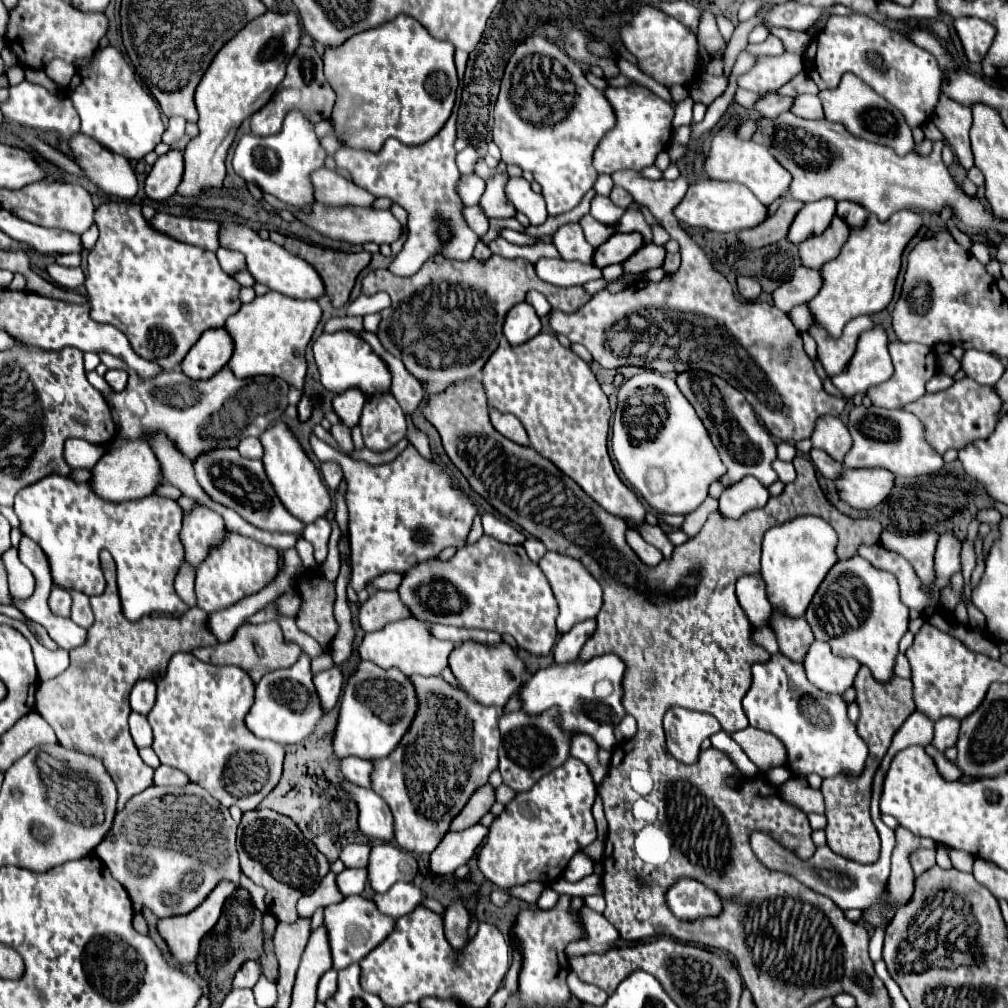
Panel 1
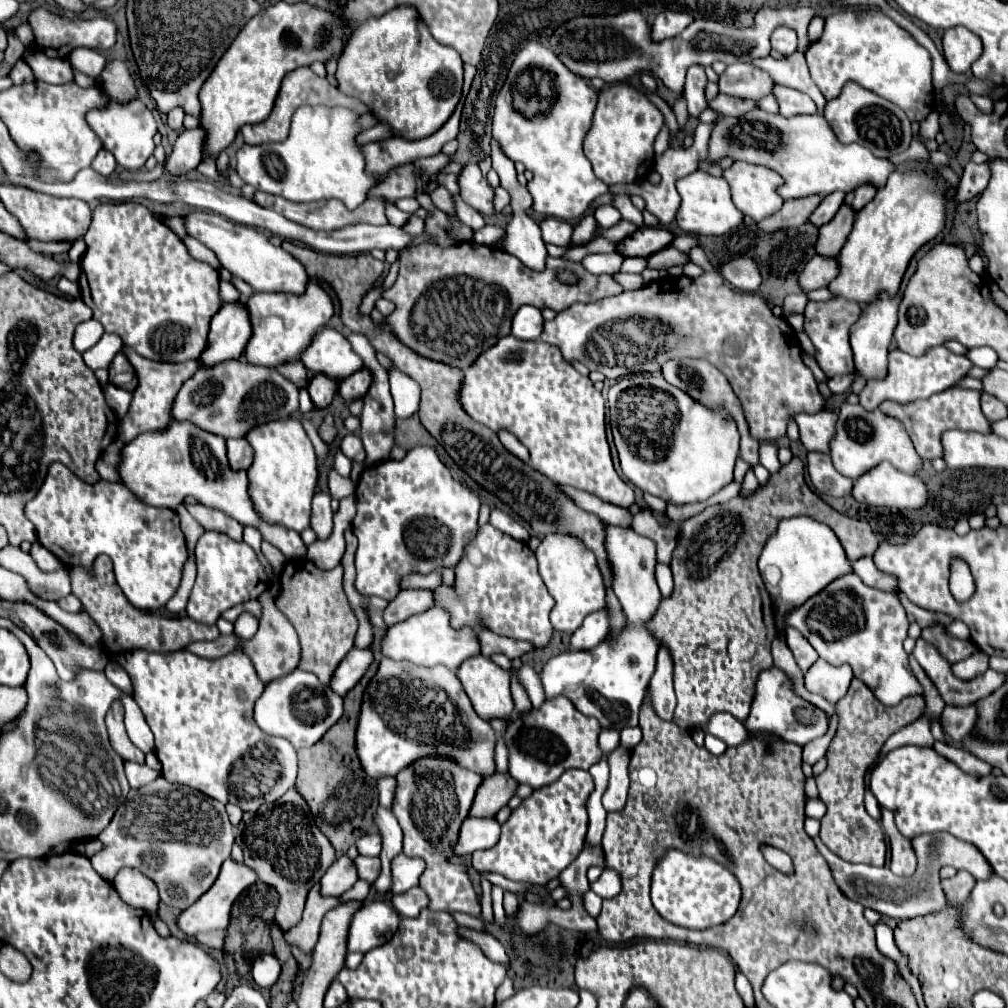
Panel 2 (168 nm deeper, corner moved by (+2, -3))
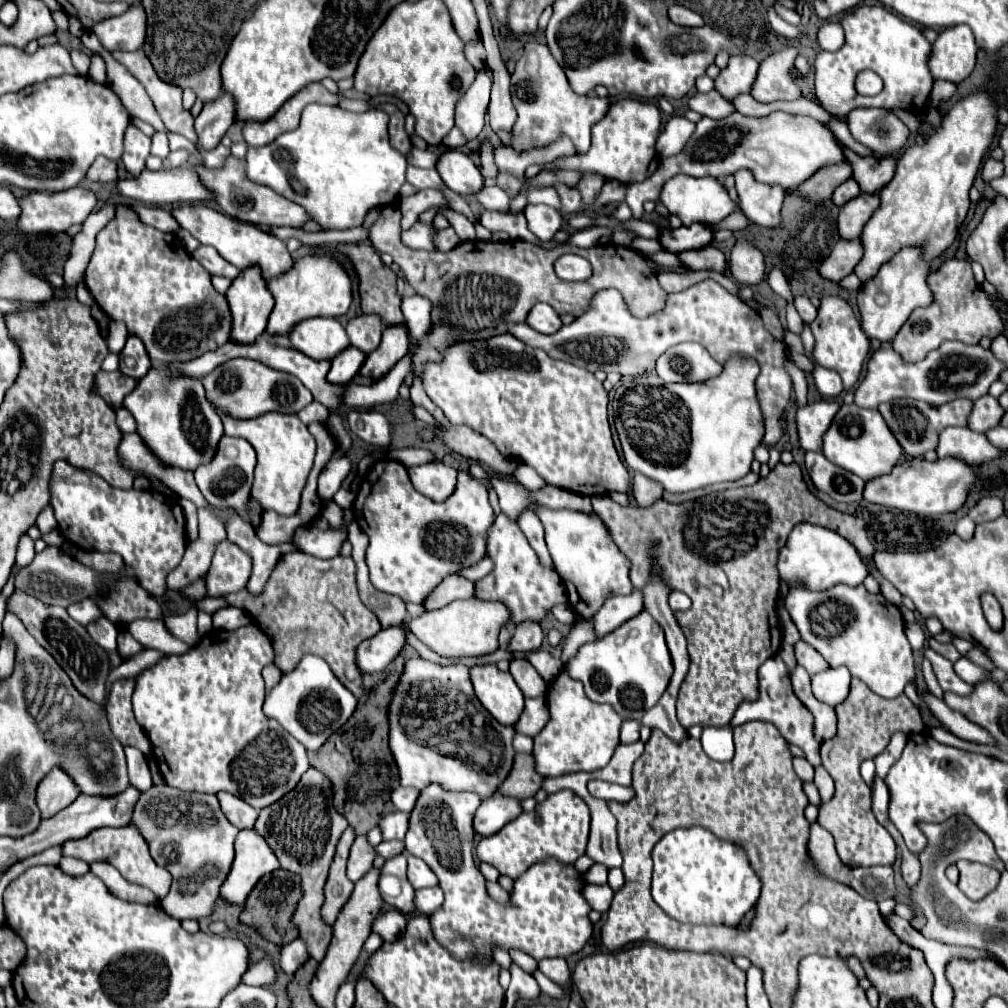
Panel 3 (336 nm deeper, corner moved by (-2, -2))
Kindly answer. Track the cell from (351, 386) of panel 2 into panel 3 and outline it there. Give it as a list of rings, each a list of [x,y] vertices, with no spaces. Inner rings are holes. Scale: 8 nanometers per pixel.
[[[390,326],[382,334],[382,342],[378,350],[370,352],[360,368],[360,376],[364,378],[380,378],[390,372],[390,368],[408,352],[408,330],[404,326]]]

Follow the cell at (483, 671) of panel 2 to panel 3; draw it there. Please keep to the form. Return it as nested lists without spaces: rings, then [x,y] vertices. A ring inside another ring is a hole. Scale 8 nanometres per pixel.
[[[480,664],[470,668],[470,678],[482,706],[498,722],[512,726],[524,708],[524,696],[510,672],[498,670],[496,664]]]

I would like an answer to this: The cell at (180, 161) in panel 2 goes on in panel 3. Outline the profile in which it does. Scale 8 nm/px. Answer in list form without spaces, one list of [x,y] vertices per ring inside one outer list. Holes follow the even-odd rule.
[[[222,94],[222,98],[204,104],[200,116],[194,120],[194,128],[198,134],[198,146],[202,150],[214,150],[226,130],[234,122],[234,100],[228,98],[228,94]]]

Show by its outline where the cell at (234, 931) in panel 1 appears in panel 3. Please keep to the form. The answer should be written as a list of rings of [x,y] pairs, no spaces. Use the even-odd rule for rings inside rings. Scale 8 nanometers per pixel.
[[[274,870],[254,886],[250,896],[246,898],[244,910],[240,914],[240,922],[256,928],[266,940],[272,940],[272,944],[286,946],[296,938],[294,926],[290,926],[290,914],[294,912],[294,906],[298,904],[298,898],[302,896],[302,890],[298,886],[298,876],[284,872],[284,870]]]

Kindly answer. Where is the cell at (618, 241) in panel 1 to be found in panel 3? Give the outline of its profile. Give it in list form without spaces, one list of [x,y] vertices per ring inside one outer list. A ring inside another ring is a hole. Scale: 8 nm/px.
[[[680,226],[676,230],[662,228],[658,234],[658,242],[666,252],[682,252],[690,248],[702,248],[710,244],[712,232],[708,226]]]

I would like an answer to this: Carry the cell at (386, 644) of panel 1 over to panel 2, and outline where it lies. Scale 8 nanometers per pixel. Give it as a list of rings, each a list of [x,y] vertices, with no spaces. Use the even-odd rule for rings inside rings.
[[[432,607],[430,611],[424,611],[422,615],[414,615],[412,619],[406,619],[398,625],[392,625],[386,633],[386,639],[382,643],[382,651],[390,659],[406,659],[414,665],[434,667],[434,665],[446,665],[452,671],[460,667],[462,661],[480,655],[480,643],[474,627],[460,627],[454,629],[450,625],[450,613],[442,611],[442,607]]]

